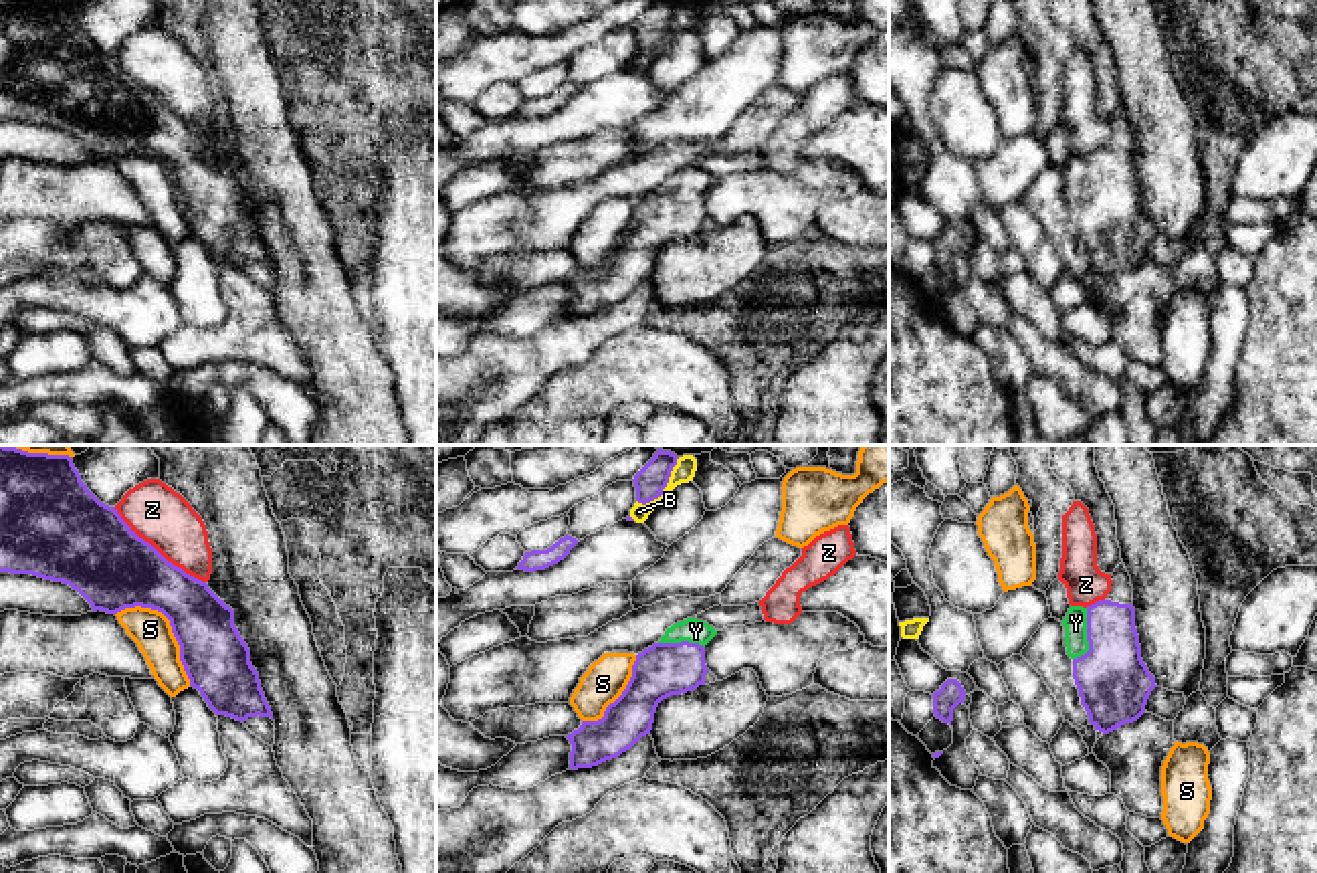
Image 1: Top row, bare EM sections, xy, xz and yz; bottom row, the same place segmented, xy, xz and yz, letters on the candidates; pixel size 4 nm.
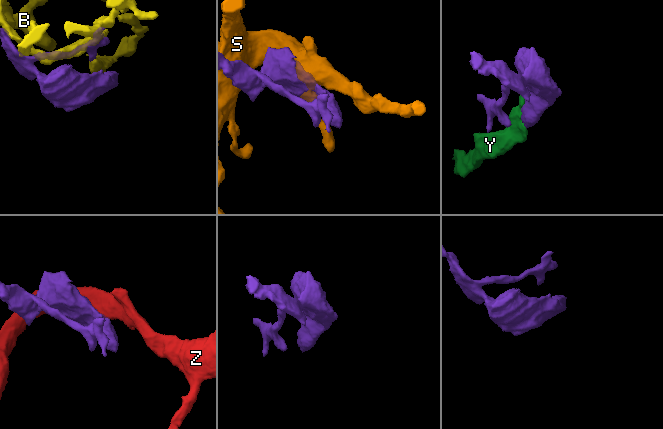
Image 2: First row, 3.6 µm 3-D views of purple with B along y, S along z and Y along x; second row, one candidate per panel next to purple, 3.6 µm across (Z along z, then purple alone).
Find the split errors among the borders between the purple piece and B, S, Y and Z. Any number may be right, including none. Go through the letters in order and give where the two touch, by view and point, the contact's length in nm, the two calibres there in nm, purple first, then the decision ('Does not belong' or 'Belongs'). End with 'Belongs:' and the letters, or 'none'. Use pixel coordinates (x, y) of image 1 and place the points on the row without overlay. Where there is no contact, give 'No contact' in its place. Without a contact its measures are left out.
B: Touches purple at xz (665, 33). Shared border 260 nm. Thickness 120 nm (purple) against 90 nm. Does not belong
S: Touches purple at xy (170, 172). Shared border 420 nm. Thickness 260 nm (purple) against 160 nm. Does not belong
Y: Touches purple at yz (1087, 184). Shared border 220 nm. Thickness 300 nm (purple) against 100 nm. Belongs
Z: Touches purple at xy (156, 98). Shared border 480 nm. Thickness 340 nm (purple) against 220 nm. Does not belong
Belongs: Y

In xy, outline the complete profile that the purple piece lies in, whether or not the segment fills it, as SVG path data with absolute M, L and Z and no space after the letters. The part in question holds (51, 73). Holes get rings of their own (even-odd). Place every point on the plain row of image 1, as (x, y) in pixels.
M0 0L0 119L32 121L69 131L93 156L117 162L125 156L162 160L180 192L190 232L216 263L236 269L271 265L250 196L234 174L234 158L206 129L168 109L81 28L69 2Z

